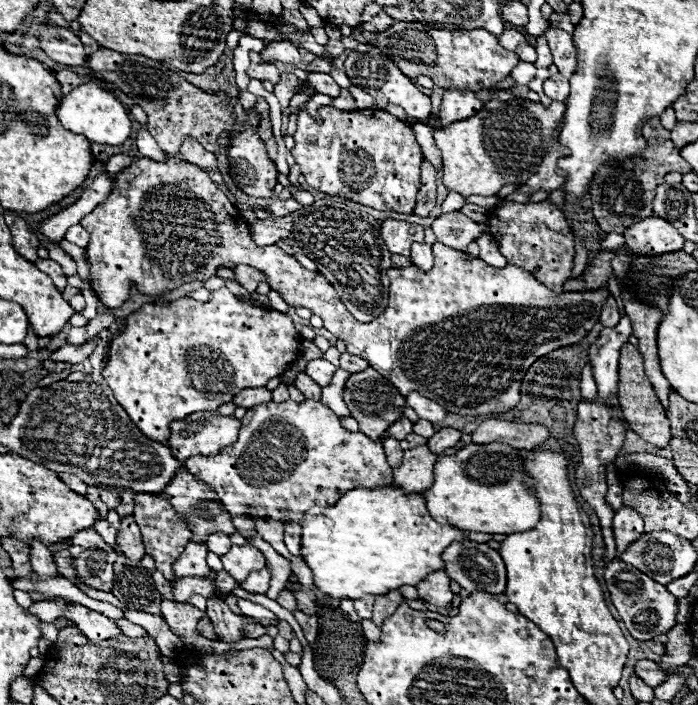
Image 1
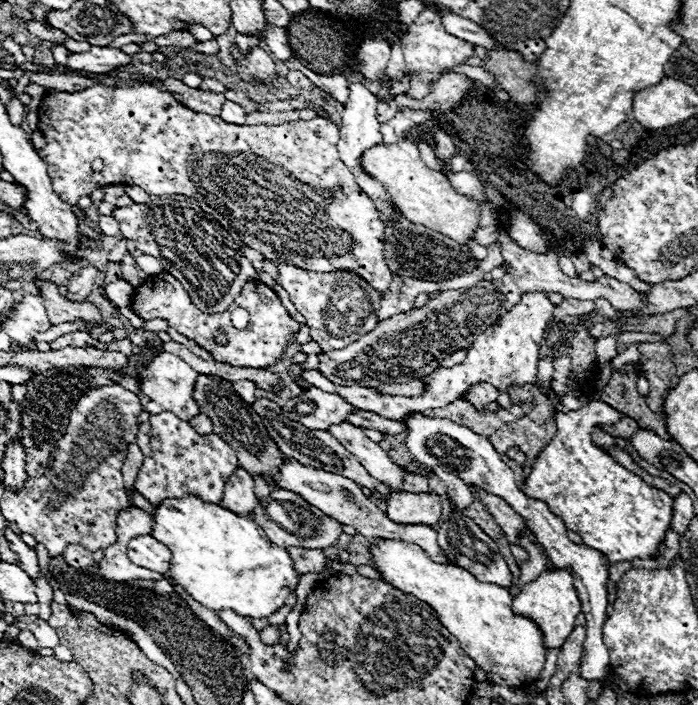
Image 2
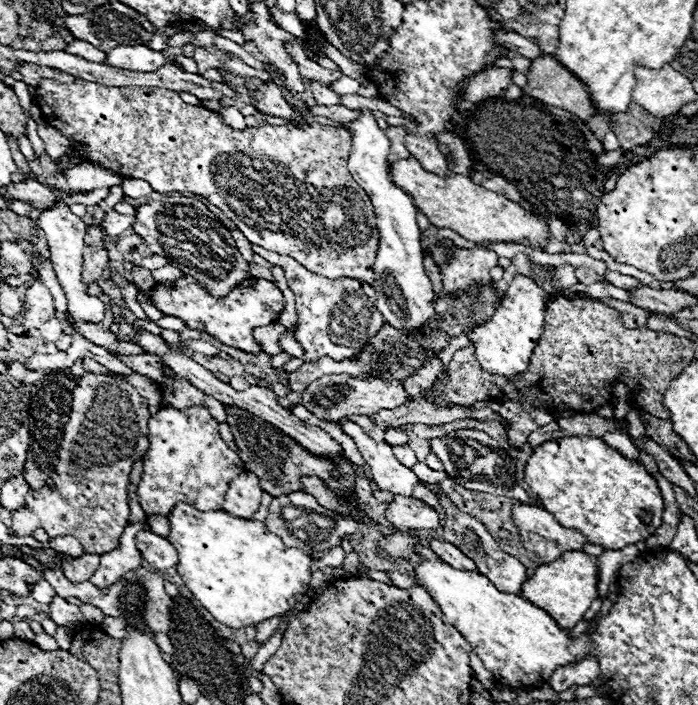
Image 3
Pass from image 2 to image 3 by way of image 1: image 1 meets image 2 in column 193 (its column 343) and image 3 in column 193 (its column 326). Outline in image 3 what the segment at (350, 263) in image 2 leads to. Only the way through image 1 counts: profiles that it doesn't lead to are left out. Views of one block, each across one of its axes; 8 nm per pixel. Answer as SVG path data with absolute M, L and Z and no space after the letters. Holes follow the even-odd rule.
M78 78L74 84L60 84L56 80L42 80L38 84L36 90L36 104L40 106L46 124L56 128L60 134L64 134L70 140L70 146L66 150L64 156L60 156L56 160L56 164L66 162L70 158L74 158L76 154L82 154L82 162L92 162L94 166L112 170L114 174L120 174L122 178L138 178L138 180L146 180L154 192L192 192L198 196L208 198L214 206L218 206L236 226L238 230L246 236L246 240L250 244L262 246L270 252L276 252L280 256L290 256L296 258L304 268L312 270L314 274L326 276L326 278L340 278L340 276L348 276L348 278L356 278L356 280L364 280L368 284L374 282L374 260L378 254L378 228L376 228L376 218L374 218L374 210L372 210L372 202L368 198L368 194L354 182L354 178L348 174L346 162L348 162L348 154L350 154L350 134L346 128L342 126L324 126L324 124L304 124L302 128L298 126L272 126L272 124L262 124L256 128L244 128L244 130L234 130L230 128L220 114L206 110L206 108L198 108L198 106L190 106L186 102L180 100L180 94L174 90L166 90L166 88L146 88L146 86L132 86L132 88L110 88L104 84L96 84L96 82L88 82Z

